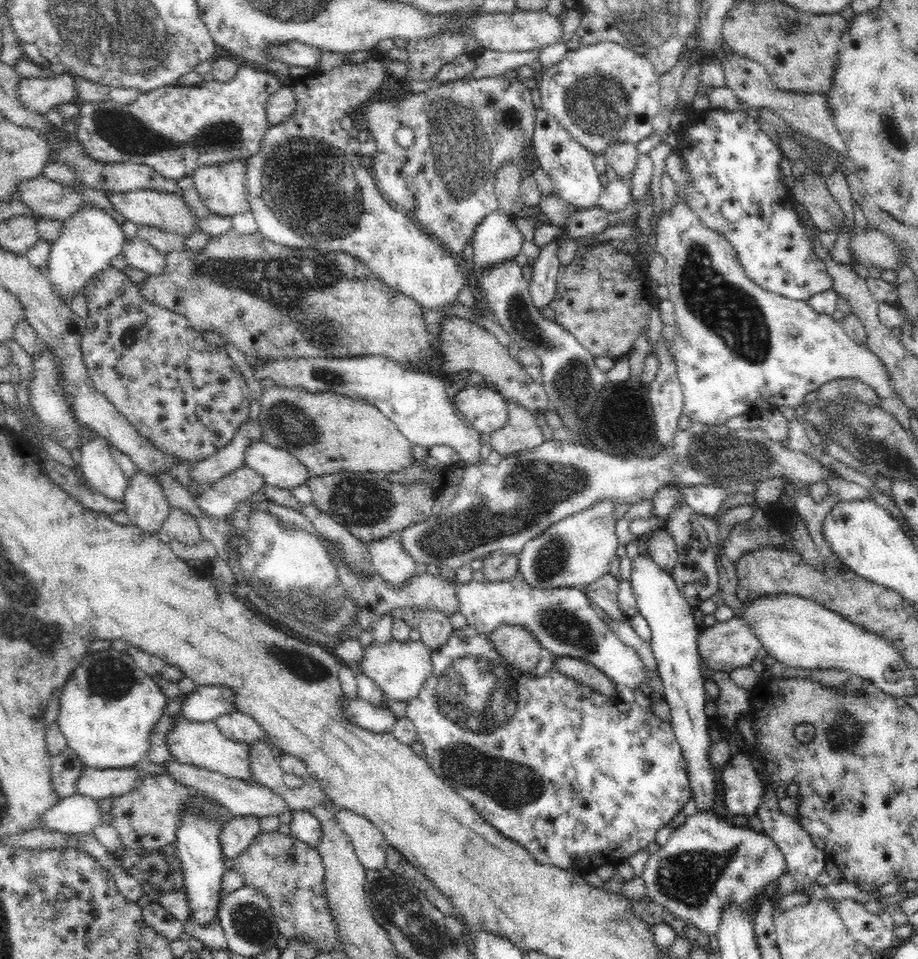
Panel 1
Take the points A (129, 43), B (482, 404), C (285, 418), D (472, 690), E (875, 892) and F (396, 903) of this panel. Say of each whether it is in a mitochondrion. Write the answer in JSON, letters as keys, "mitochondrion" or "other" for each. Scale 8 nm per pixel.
{"A":"mitochondrion","B":"other","C":"mitochondrion","D":"mitochondrion","E":"other","F":"mitochondrion"}

